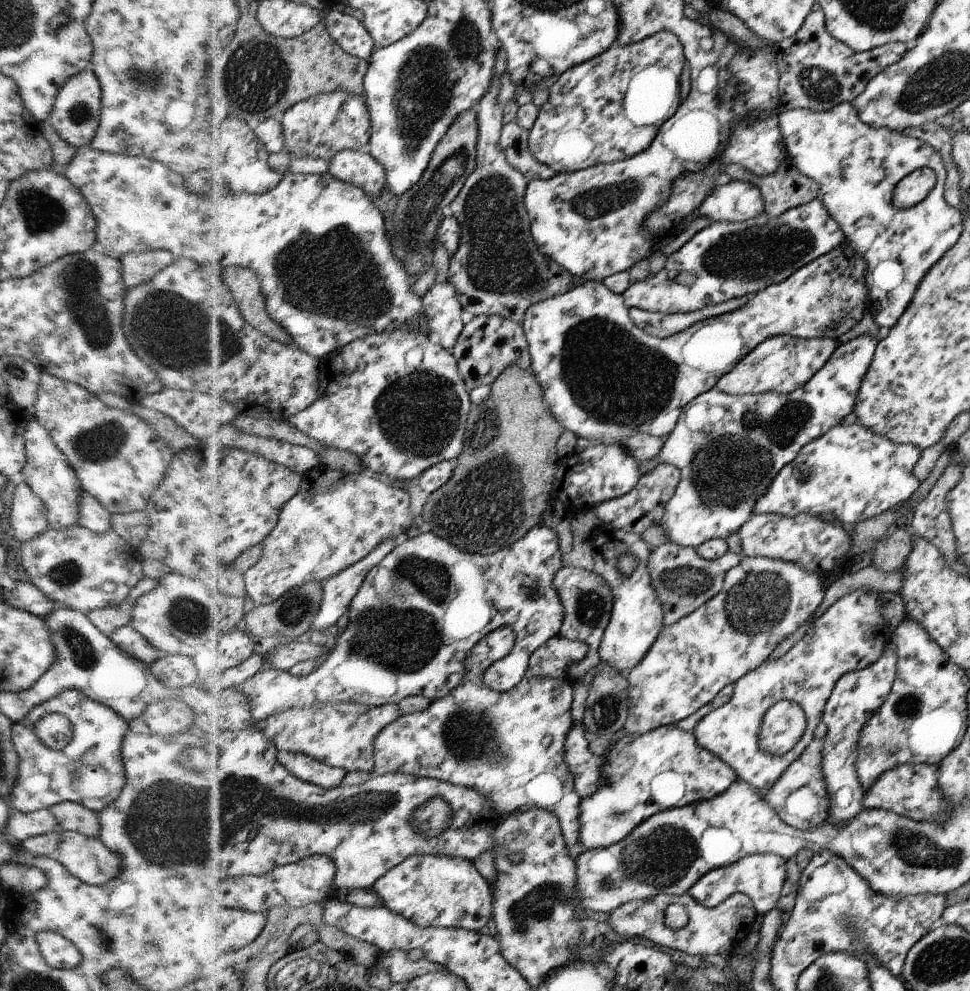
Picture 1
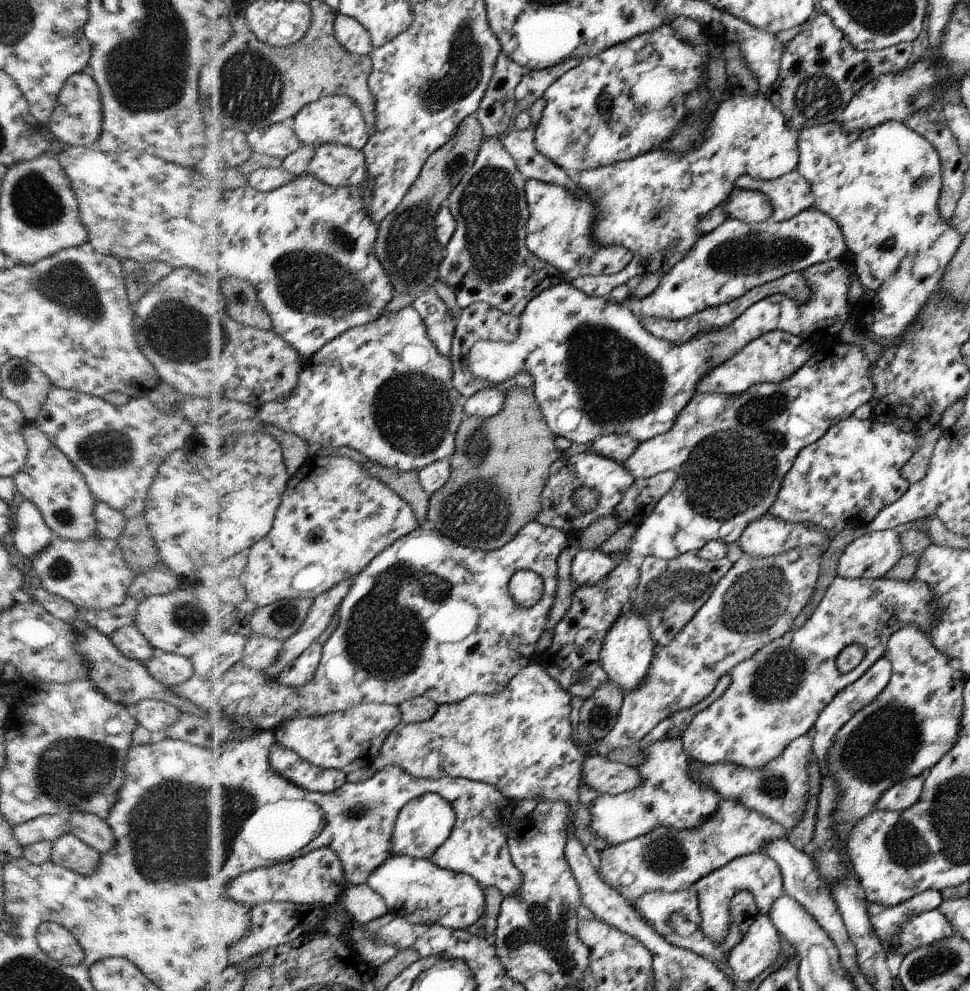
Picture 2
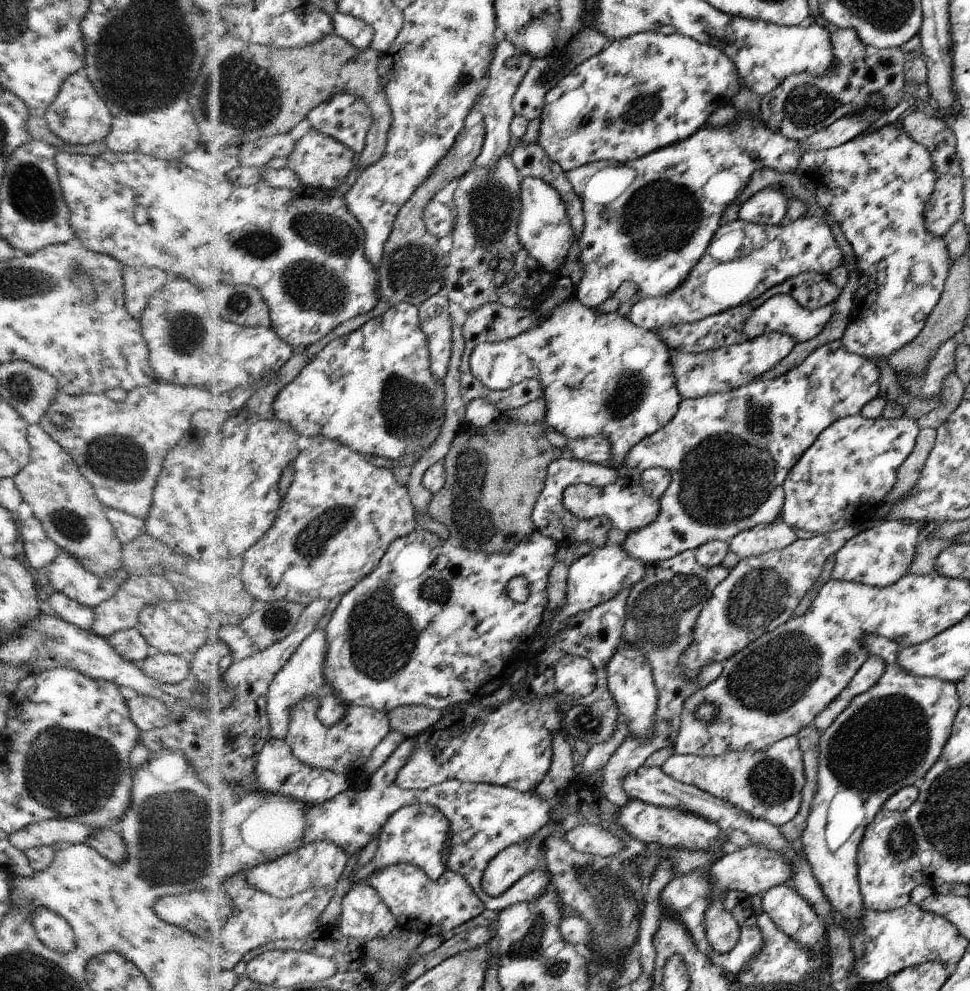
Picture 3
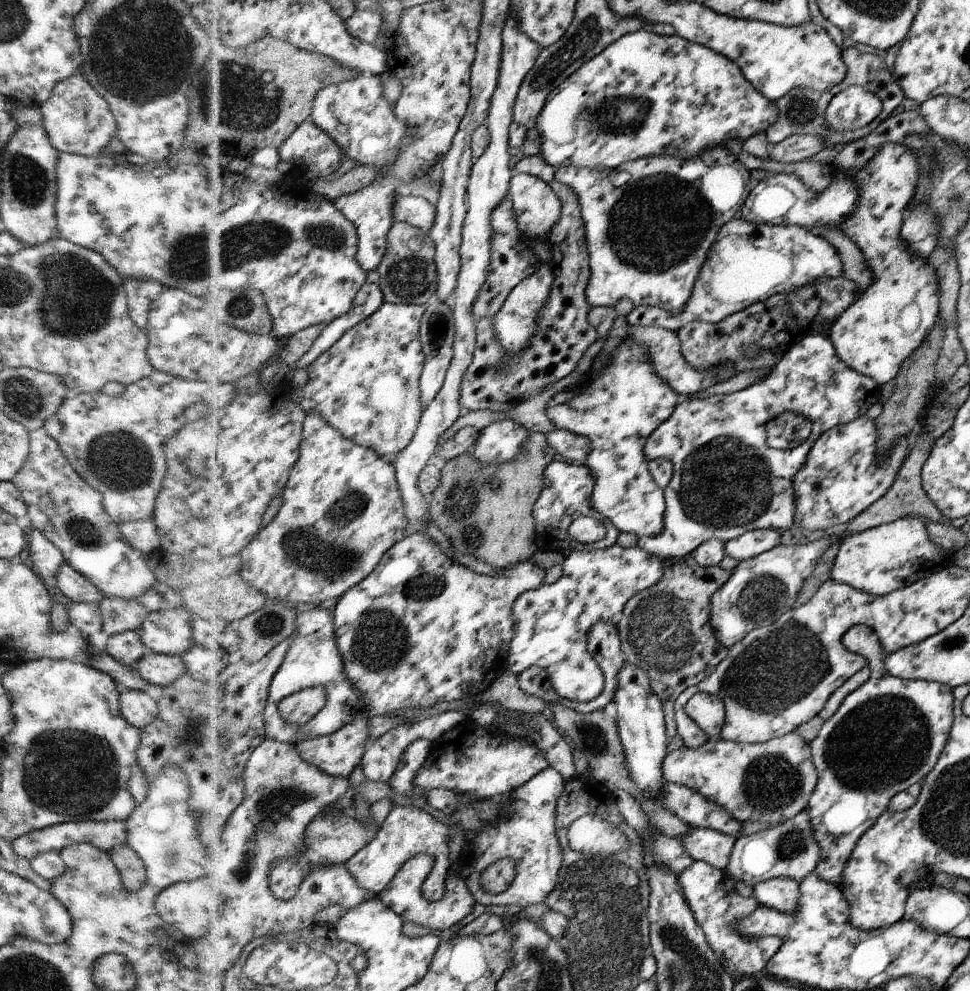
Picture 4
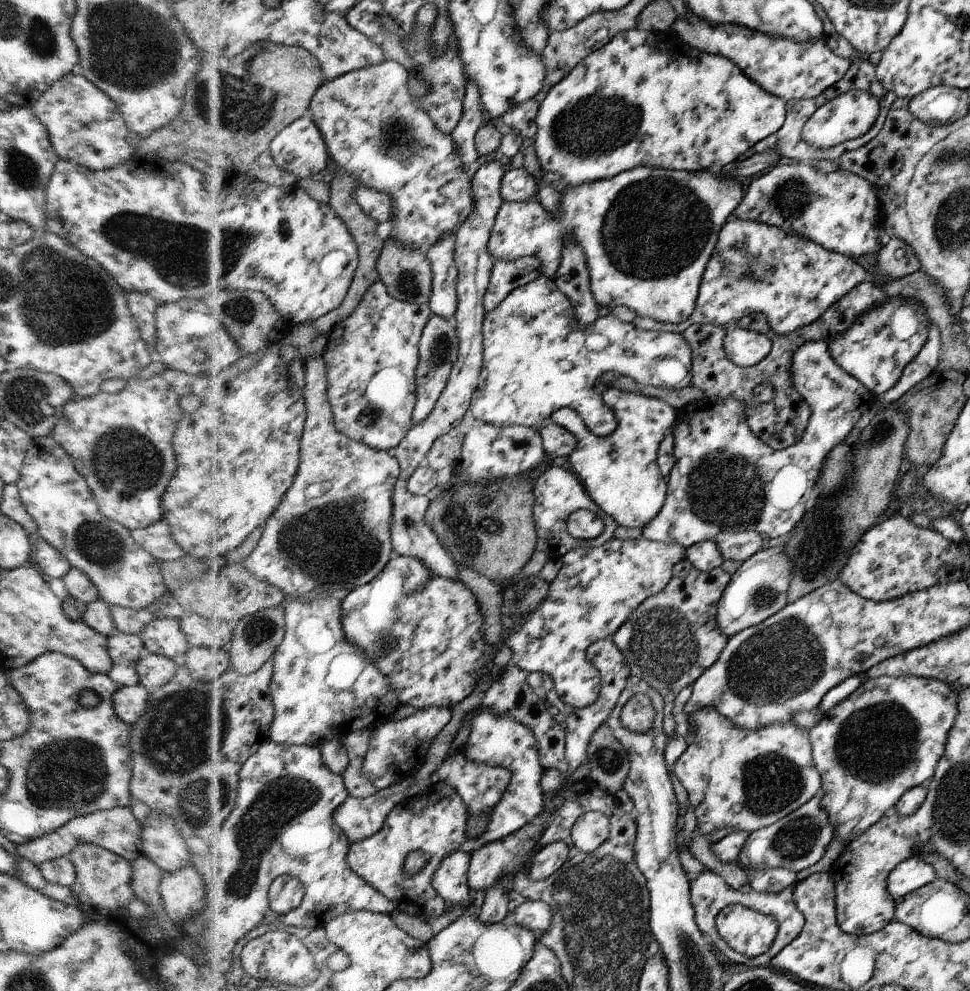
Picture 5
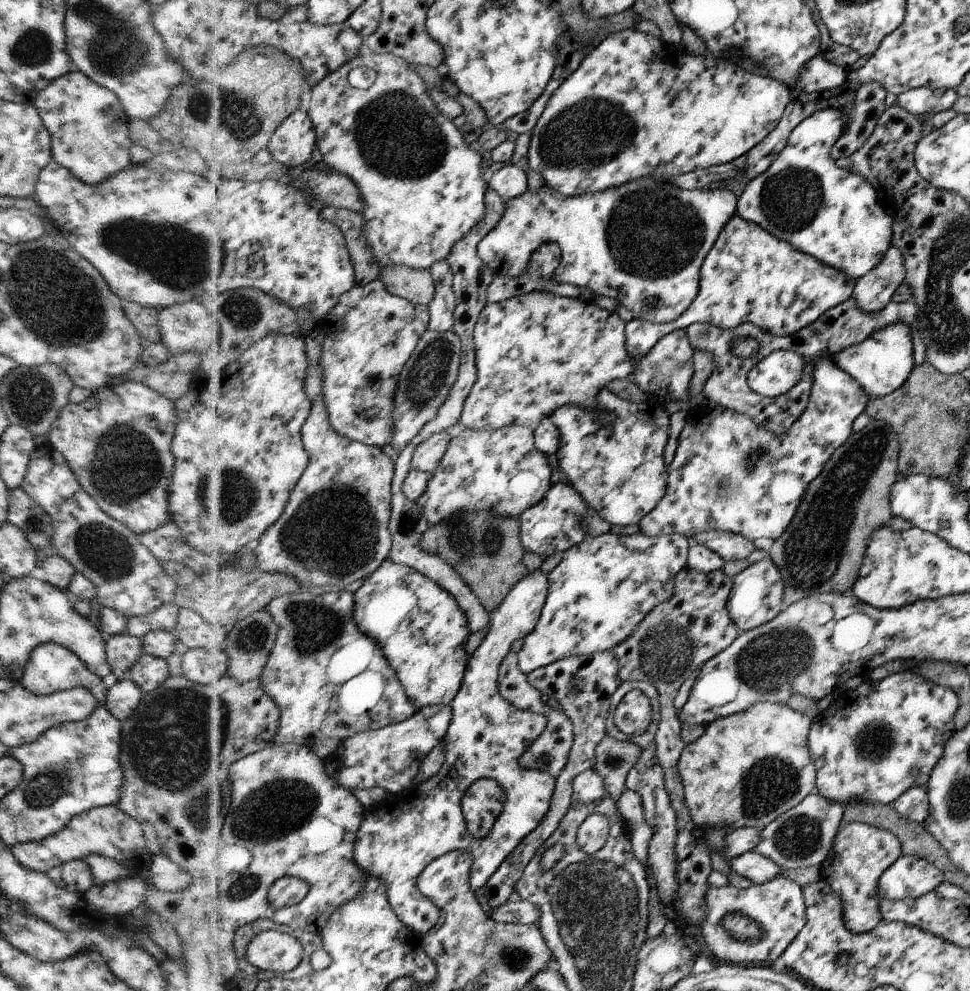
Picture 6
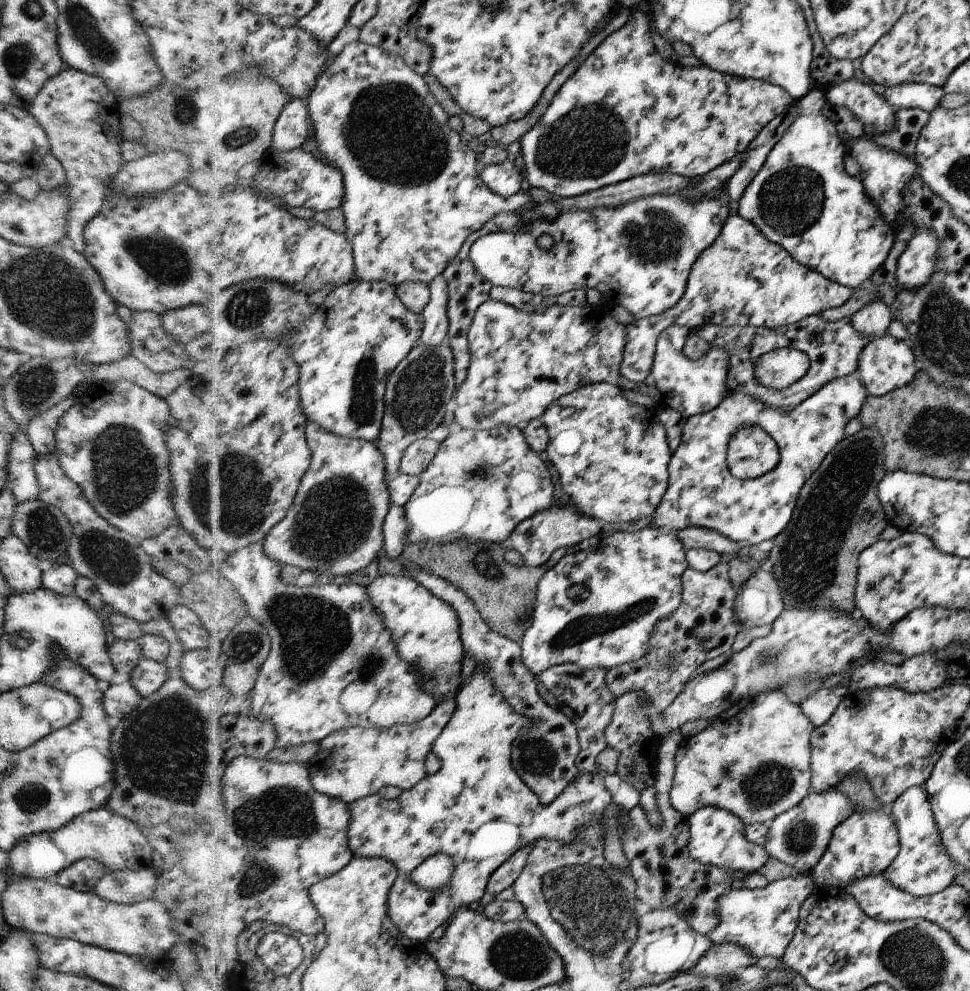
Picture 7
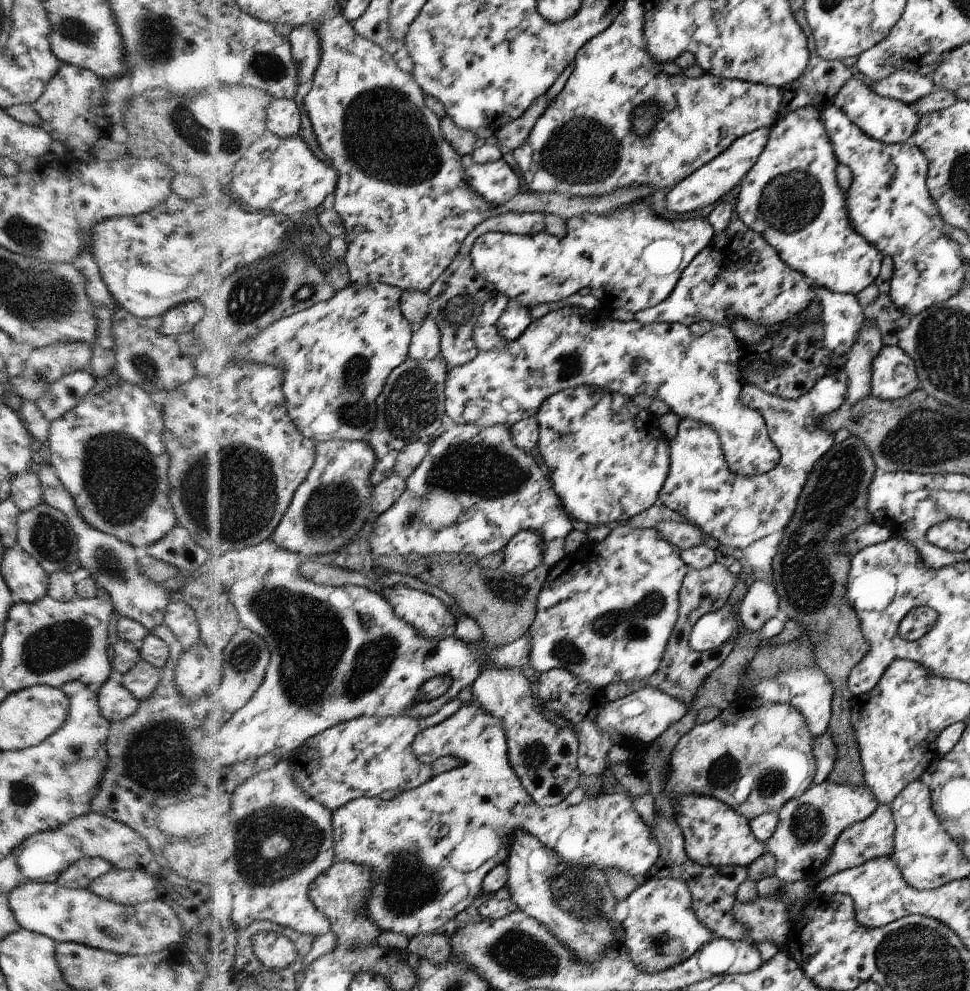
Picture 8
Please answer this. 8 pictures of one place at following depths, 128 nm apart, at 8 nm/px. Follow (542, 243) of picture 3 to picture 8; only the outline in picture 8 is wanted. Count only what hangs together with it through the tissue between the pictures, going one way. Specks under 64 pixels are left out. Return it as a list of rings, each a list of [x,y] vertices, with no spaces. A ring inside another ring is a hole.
[[[504,159],[474,163],[467,169],[469,185],[493,205],[501,205],[518,194],[518,176]]]

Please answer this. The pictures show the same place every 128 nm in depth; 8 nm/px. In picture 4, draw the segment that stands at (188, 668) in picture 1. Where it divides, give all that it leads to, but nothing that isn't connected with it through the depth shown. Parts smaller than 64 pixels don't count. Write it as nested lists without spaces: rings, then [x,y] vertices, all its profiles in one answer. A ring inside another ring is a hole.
[[[151,651],[135,664],[137,671],[150,683],[167,687],[187,673],[181,656],[163,655]]]

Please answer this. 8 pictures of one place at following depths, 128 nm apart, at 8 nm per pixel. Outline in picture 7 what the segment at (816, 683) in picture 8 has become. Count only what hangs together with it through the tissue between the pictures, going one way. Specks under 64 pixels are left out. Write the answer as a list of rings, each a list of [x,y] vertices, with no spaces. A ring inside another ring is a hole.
[[[834,686],[831,688],[820,688],[818,692],[810,694],[800,702],[801,710],[805,712],[806,718],[813,722],[813,726],[823,726],[837,711],[837,707],[849,694],[846,686]]]

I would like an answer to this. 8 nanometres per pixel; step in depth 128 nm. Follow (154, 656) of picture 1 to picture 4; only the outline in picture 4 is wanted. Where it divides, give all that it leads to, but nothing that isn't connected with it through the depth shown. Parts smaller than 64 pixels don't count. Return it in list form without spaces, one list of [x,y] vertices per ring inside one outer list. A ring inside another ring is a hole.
[[[136,630],[109,636],[106,642],[106,652],[121,664],[130,666],[143,659],[151,650],[144,646],[139,631]]]

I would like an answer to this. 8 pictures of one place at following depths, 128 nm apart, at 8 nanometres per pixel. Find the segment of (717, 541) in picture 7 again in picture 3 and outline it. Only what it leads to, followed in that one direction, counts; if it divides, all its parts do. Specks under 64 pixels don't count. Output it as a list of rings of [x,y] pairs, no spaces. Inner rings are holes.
[[[778,518],[770,524],[756,525],[751,529],[743,530],[728,543],[730,551],[745,559],[785,549],[796,540],[794,528]]]

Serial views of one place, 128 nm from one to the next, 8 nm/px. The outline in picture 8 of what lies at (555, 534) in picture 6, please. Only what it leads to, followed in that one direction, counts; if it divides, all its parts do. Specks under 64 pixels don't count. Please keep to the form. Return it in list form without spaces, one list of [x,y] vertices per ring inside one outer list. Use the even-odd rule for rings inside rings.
[[[528,529],[516,534],[504,548],[501,568],[515,575],[523,575],[536,568],[543,561],[542,535]]]

